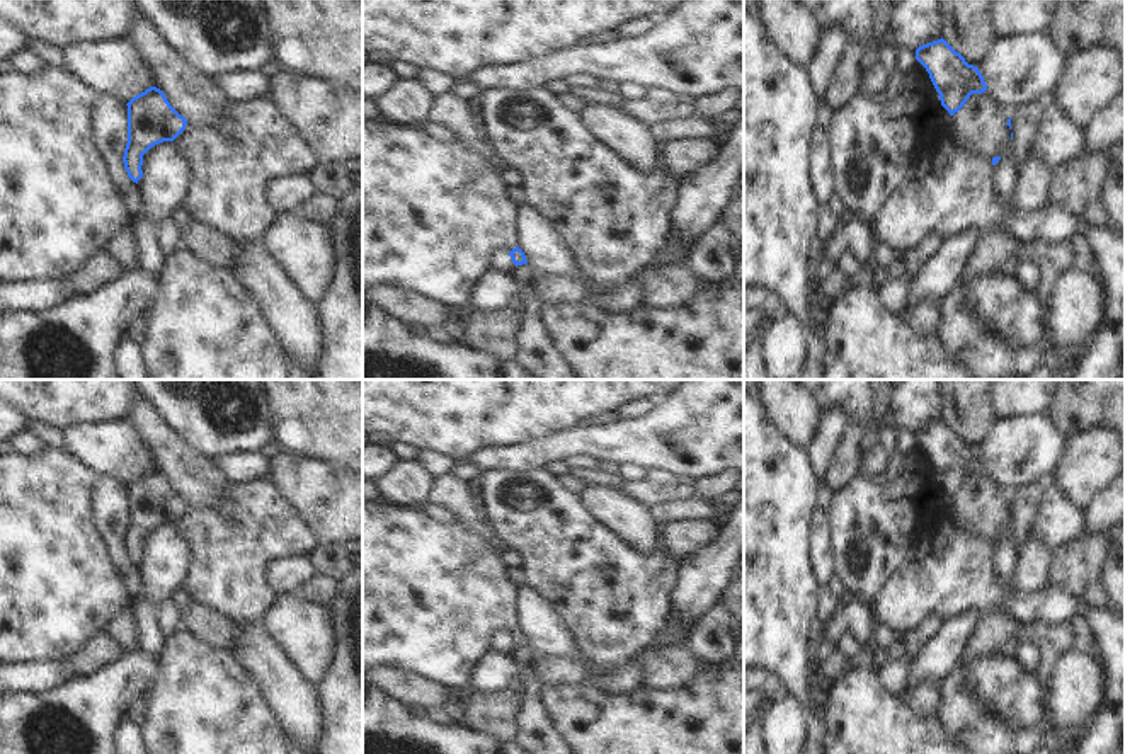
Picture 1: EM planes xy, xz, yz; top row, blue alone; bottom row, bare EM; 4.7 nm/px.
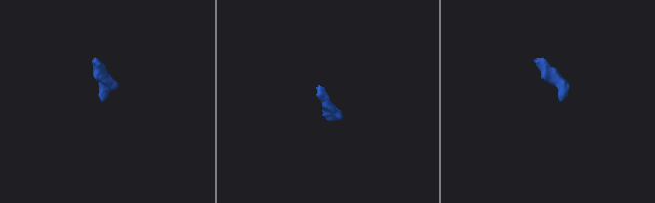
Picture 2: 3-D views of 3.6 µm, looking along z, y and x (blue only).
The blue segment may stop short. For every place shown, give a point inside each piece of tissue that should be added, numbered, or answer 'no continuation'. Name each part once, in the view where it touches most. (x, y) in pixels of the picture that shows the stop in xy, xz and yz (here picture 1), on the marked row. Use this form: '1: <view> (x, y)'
no continuation.

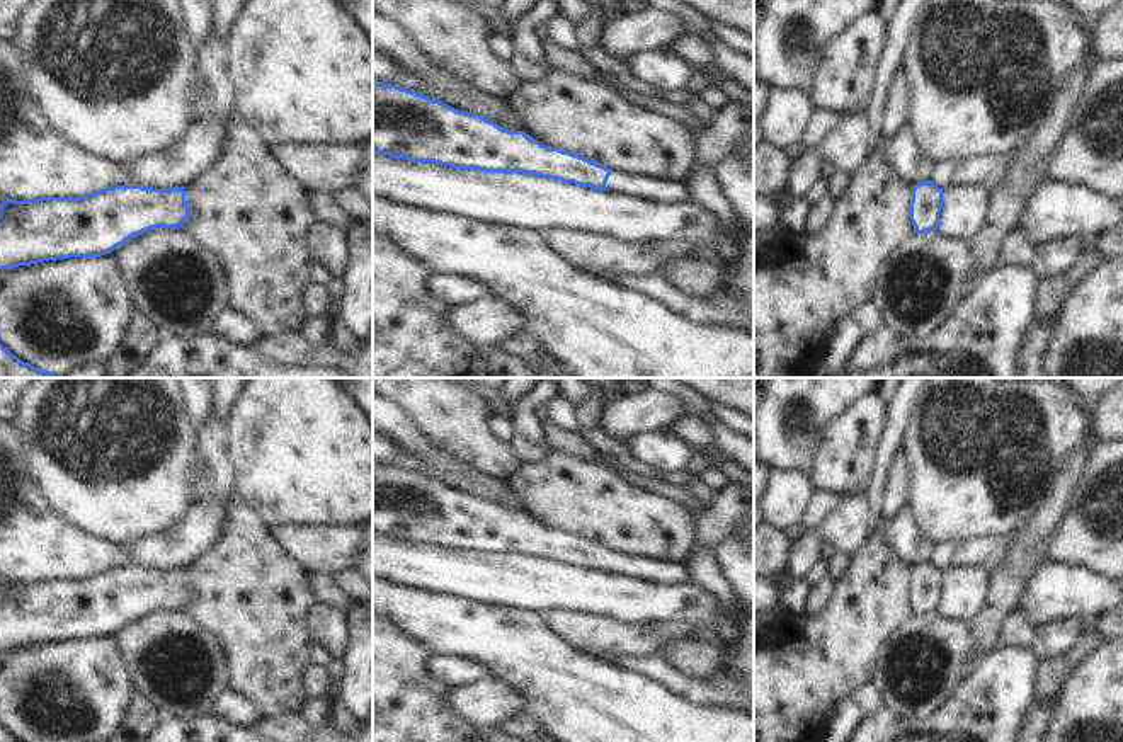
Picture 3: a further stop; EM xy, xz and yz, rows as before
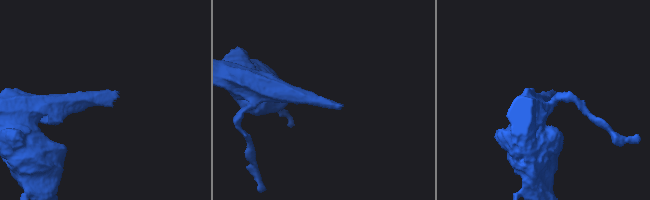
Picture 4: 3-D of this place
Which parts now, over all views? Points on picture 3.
1: xz (644, 188).

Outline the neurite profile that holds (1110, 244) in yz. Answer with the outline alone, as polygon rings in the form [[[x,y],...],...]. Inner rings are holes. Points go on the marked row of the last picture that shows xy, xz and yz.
[[[1123,220],[1116,226],[1099,233],[1096,250],[1104,260],[1123,254]]]

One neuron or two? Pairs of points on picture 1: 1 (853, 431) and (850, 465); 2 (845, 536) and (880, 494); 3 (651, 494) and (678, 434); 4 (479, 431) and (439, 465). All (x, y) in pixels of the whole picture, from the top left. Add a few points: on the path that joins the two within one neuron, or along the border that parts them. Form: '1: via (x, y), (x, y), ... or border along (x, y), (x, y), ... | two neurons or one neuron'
1: via (851, 439), (850, 456) | one neuron
2: via (851, 526), (870, 504) | one neuron
3: border along (679, 479), (693, 482) | two neurons
4: border along (419, 450), (445, 453), (455, 460) | two neurons

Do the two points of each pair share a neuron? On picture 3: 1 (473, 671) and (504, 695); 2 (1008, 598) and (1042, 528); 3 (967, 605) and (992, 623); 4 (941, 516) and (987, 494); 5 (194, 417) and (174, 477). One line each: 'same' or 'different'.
1: different
2: same
3: different
4: same
5: different

